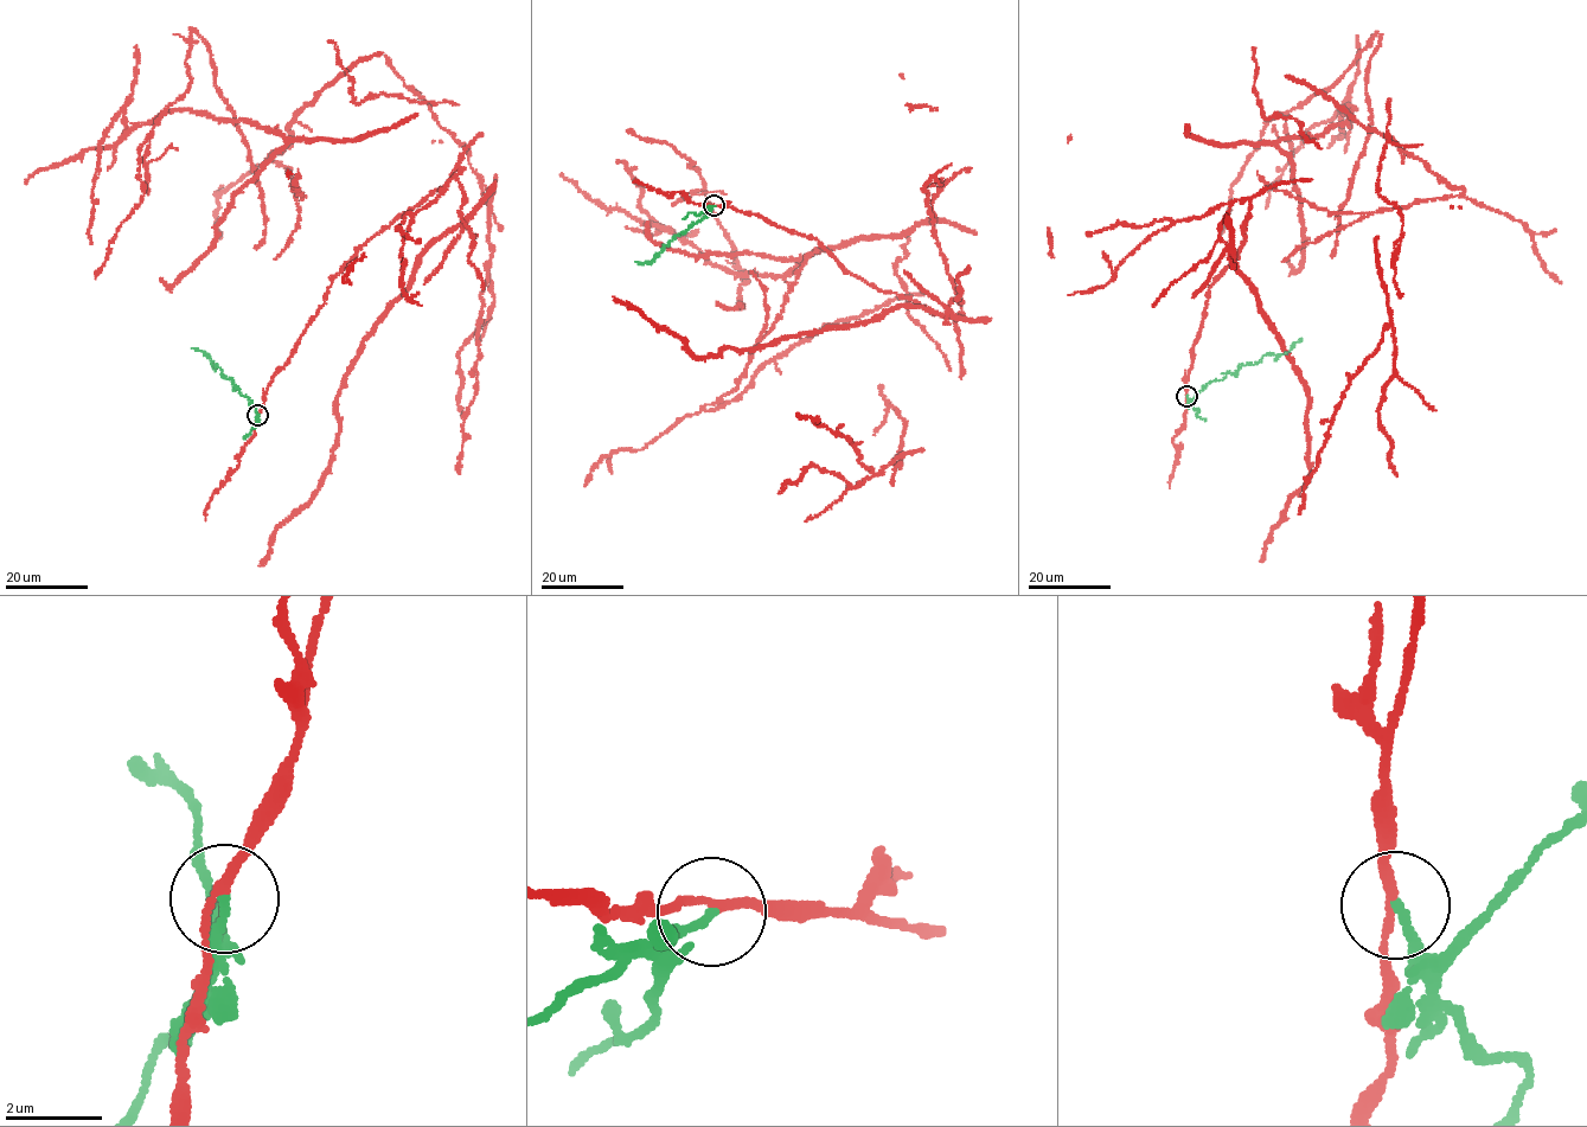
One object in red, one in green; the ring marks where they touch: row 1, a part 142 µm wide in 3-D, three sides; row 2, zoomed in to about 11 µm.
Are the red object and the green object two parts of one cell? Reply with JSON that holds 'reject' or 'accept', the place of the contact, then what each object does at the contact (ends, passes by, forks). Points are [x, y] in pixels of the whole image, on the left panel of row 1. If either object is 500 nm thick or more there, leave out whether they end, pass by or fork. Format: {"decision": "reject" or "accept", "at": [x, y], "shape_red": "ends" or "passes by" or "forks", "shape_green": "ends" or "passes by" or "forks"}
{"decision": "reject", "at": [257, 415], "shape_red": "passes by", "shape_green": "ends"}

